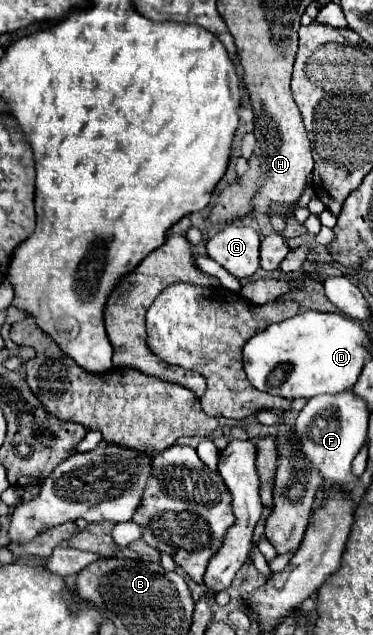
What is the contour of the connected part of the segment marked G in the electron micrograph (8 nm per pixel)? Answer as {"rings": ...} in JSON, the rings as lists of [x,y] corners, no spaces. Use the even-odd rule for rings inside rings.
{"rings":[[[226,225],[206,245],[208,255],[234,277],[250,277],[258,269],[260,237],[252,227]]]}

